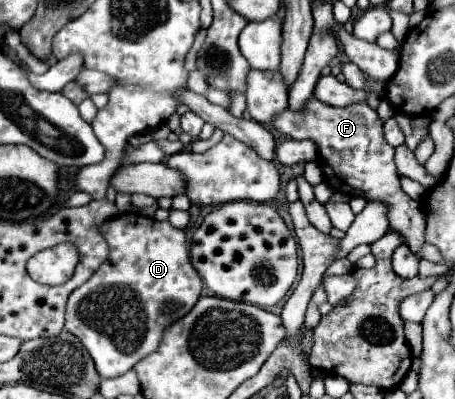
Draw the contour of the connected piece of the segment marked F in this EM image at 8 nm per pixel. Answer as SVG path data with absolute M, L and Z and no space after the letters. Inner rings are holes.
M309 98L303 110L285 108L275 114L271 120L273 128L291 138L303 140L311 138L319 146L319 164L323 170L325 182L335 190L349 196L361 196L365 200L379 200L387 206L387 218L393 230L397 230L407 246L417 254L417 250L425 244L423 238L423 210L411 200L399 186L399 174L393 162L395 150L387 146L383 138L383 124L377 112L367 102L355 102L345 108L335 108L319 102L317 98Z

